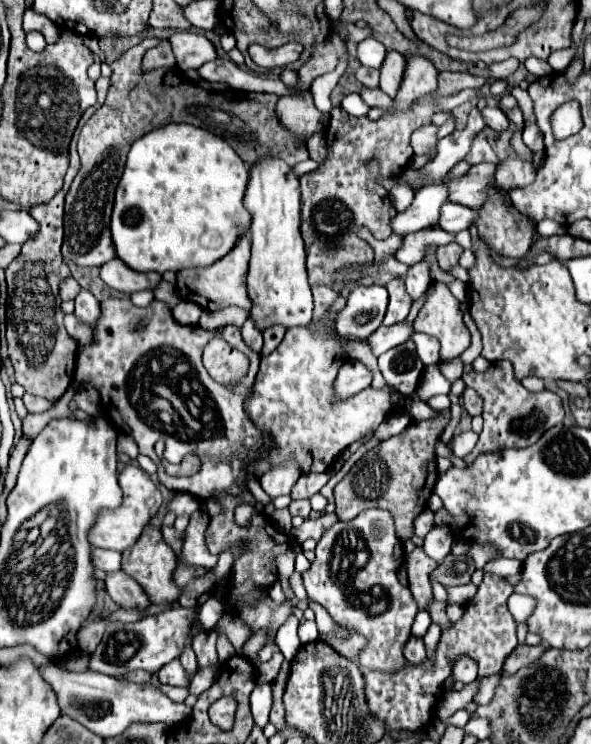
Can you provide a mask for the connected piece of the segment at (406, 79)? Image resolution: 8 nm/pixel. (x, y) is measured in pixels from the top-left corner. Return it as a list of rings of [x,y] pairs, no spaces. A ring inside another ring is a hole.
[[[406,55],[406,71],[402,77],[400,91],[396,99],[400,101],[400,109],[410,107],[414,99],[424,93],[432,93],[438,83],[438,71],[432,61],[422,55]]]

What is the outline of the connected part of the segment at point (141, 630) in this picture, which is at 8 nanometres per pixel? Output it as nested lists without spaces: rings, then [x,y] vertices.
[[[174,605],[170,611],[144,617],[142,621],[136,623],[114,623],[110,625],[112,631],[106,633],[96,651],[90,653],[88,669],[110,675],[118,681],[126,681],[126,675],[136,669],[158,673],[160,667],[164,667],[182,653],[184,641],[190,633],[190,625],[194,619],[196,619],[196,609]]]

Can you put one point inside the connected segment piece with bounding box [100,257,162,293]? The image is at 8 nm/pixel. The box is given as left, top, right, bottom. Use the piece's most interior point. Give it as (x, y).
(116, 274)

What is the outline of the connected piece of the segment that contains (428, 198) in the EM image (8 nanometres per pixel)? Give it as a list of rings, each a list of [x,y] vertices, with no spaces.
[[[428,185],[416,193],[412,205],[398,213],[392,223],[390,231],[396,235],[406,235],[424,227],[436,227],[440,205],[448,199],[448,189],[444,185]]]

